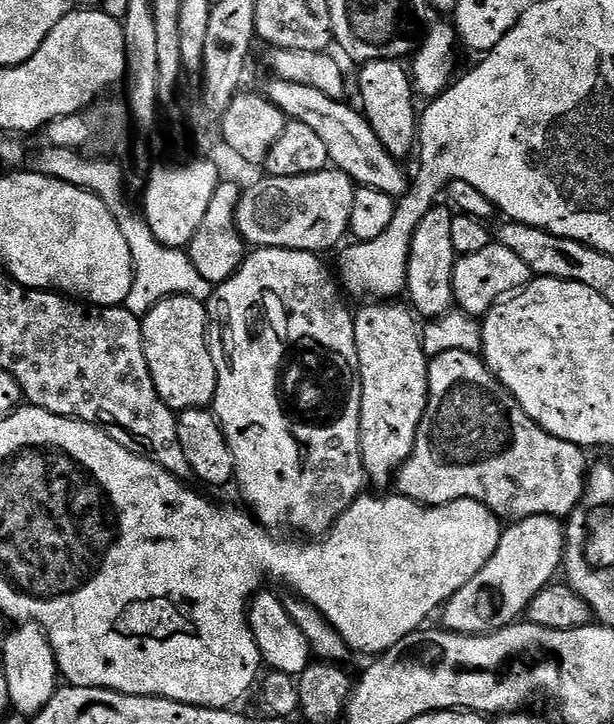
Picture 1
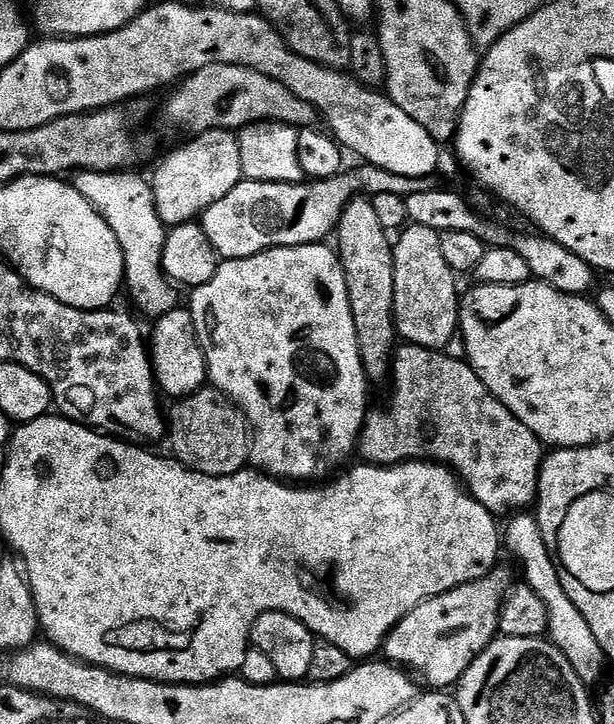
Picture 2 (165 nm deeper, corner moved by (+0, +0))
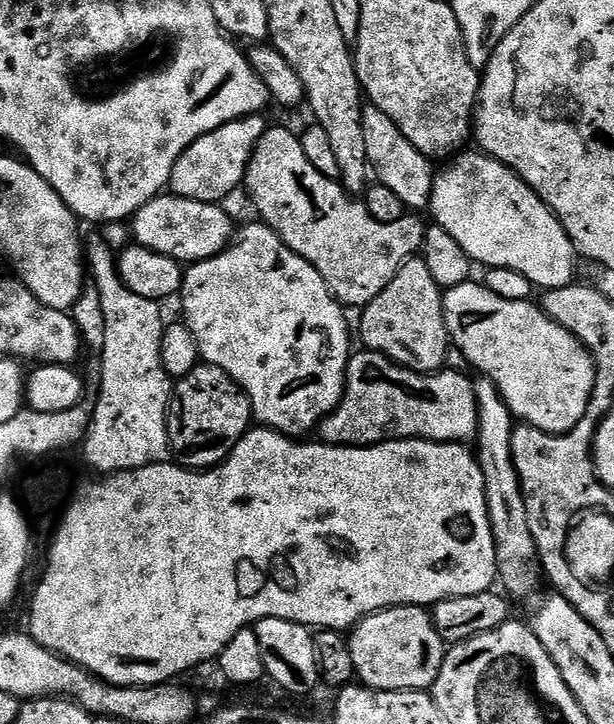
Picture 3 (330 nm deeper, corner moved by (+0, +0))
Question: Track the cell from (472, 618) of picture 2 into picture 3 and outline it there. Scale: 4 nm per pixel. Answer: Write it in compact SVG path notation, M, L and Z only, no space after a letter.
M414 604L384 608L359 620L351 629L348 645L354 657L356 680L363 687L379 692L423 692L431 689L446 655L446 643L435 628L433 613L427 607Z

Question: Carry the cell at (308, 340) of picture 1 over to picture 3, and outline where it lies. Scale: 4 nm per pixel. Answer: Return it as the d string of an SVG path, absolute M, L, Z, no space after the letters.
M263 222L255 223L246 225L241 232L239 229L238 239L229 244L223 252L209 260L197 260L185 271L184 287L182 289L182 297L184 296L184 316L182 316L182 320L183 323L188 325L198 342L201 361L218 366L218 370L226 370L226 374L230 374L233 382L248 395L252 403L252 415L257 425L273 428L275 432L280 432L284 436L304 438L307 437L304 435L311 428L313 431L324 417L335 410L344 397L344 375L348 369L348 357L350 355L348 324L344 321L346 312L341 304L332 297L332 291L326 286L322 274L318 274L318 270L314 270L314 266L310 266L310 262L306 262L306 258L294 254L290 250L290 246L286 246L280 235L269 228L267 224Z

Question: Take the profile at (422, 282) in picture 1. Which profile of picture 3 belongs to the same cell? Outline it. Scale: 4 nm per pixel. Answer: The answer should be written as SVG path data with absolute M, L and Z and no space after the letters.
M413 258L405 262L402 270L394 274L394 282L374 298L359 313L360 336L364 339L363 347L370 352L381 352L383 356L389 356L396 364L409 368L415 372L439 372L445 367L445 360L450 349L448 331L444 321L444 292L434 282L430 275L430 266L426 266L423 258Z

